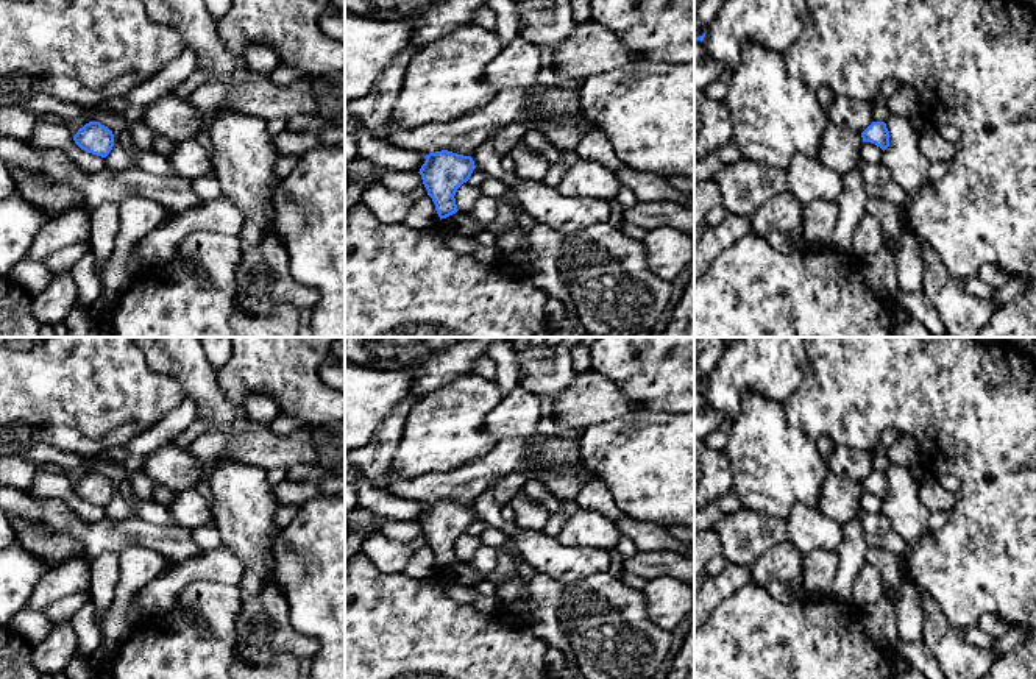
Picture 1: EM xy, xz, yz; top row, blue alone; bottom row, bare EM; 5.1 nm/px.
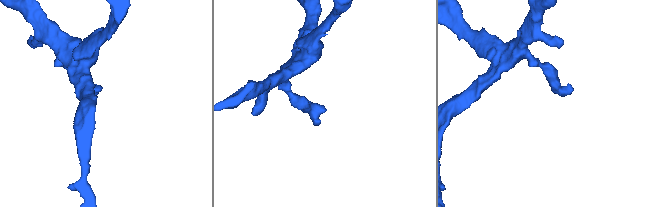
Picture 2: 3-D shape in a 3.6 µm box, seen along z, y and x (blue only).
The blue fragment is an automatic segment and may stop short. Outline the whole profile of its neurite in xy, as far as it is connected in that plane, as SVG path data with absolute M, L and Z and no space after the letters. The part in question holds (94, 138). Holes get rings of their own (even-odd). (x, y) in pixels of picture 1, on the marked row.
M89 122L73 136L75 144L92 155L106 158L114 147L112 131L100 122Z

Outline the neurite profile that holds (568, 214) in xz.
M520 180L512 190L523 215L546 223L560 234L577 234L596 223L608 223L612 203L579 194L565 195L546 183Z

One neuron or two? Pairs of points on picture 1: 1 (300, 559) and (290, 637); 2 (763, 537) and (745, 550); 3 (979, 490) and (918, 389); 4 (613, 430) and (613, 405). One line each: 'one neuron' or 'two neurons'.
1: two neurons
2: one neuron
3: one neuron
4: two neurons

